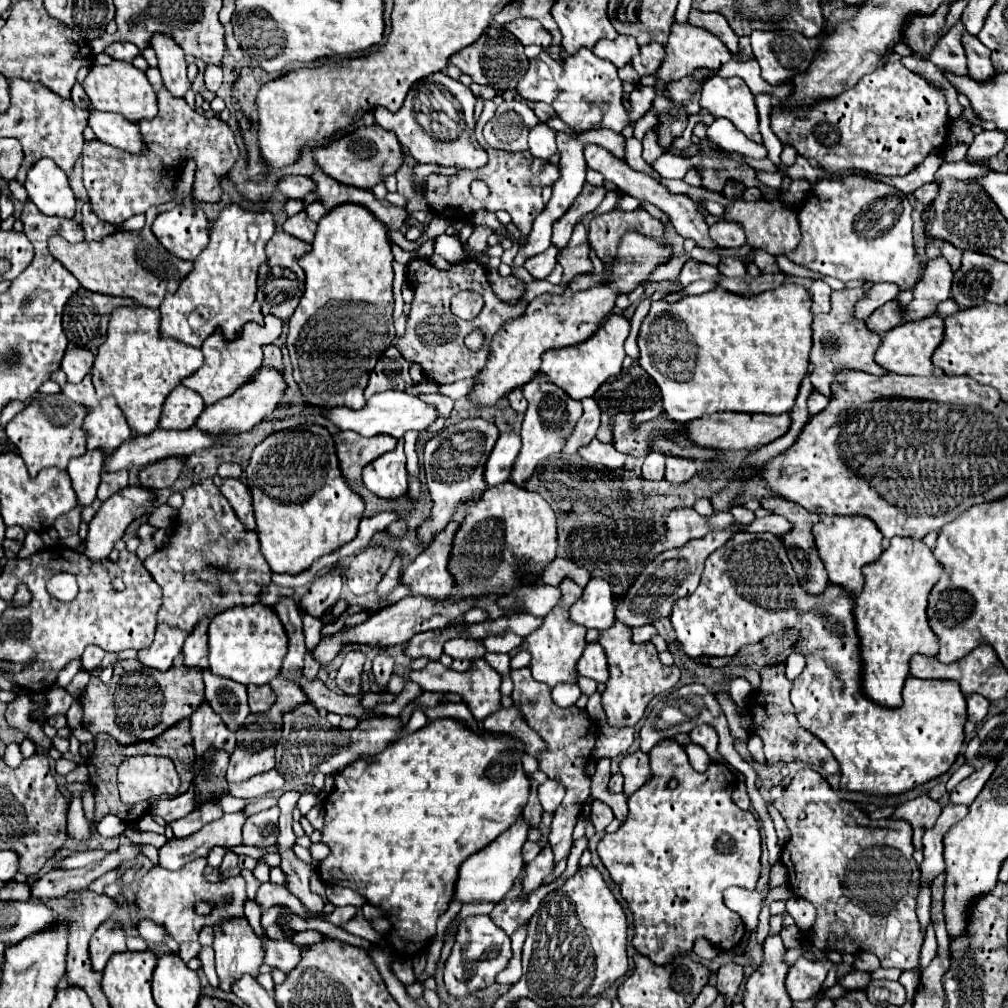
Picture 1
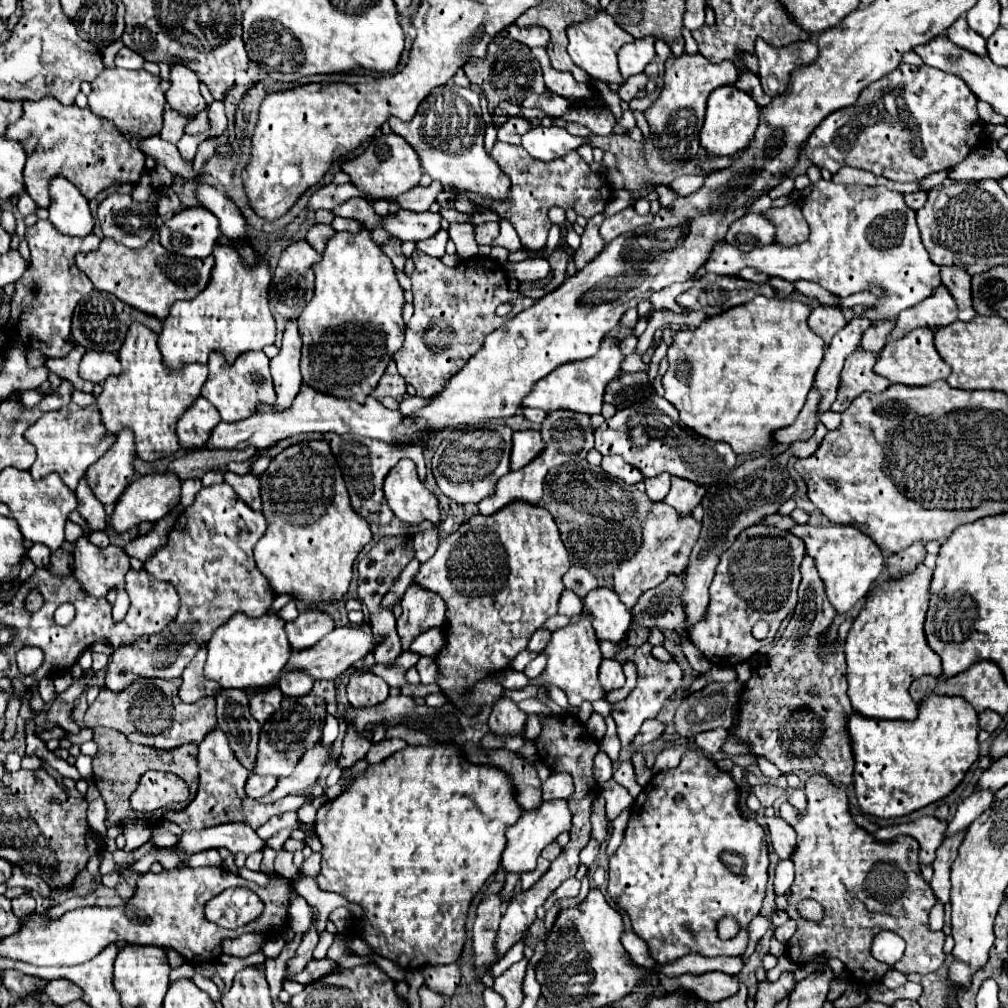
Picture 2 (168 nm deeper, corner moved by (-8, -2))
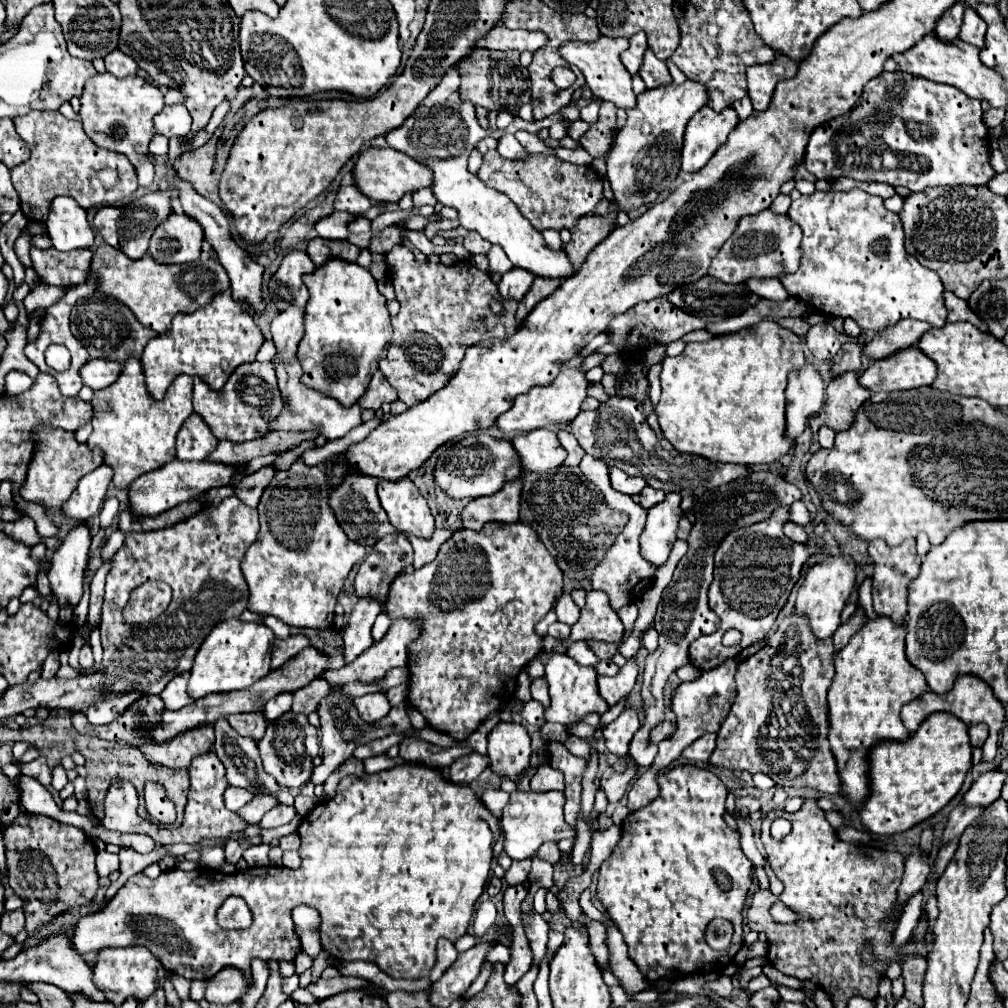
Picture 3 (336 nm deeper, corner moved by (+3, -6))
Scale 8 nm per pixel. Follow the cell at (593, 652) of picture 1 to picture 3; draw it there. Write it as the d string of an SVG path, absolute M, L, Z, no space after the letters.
M628 660L628 664L624 664L616 676L598 676L598 688L600 688L602 698L610 706L628 698L634 688L636 676L638 676L636 660Z

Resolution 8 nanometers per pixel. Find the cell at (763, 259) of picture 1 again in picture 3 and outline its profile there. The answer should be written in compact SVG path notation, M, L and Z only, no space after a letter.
M846 372L840 378L834 378L826 390L826 402L822 414L810 420L812 432L828 426L834 432L848 430L854 424L856 410L870 398L870 390L858 384L856 372Z

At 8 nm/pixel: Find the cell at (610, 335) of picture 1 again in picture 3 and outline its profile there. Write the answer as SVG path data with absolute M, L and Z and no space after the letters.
M574 356L568 364L564 364L564 368L560 368L560 376L550 386L536 386L532 388L532 392L518 396L514 400L514 406L508 412L504 412L500 420L496 420L496 426L500 428L500 432L504 434L530 432L530 430L538 430L538 428L546 428L554 424L572 422L580 412L580 404L584 402L586 388L588 388L586 374L578 370L580 364L582 364L582 358Z

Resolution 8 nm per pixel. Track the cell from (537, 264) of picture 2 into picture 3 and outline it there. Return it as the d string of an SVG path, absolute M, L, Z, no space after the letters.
M512 268L498 282L500 298L502 300L516 300L516 302L520 302L524 298L524 294L528 292L528 288L532 286L532 282L534 282L534 278L532 278L530 272L522 270L522 268Z

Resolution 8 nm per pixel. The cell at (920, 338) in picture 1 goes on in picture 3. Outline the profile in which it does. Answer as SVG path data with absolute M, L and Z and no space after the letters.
M910 346L888 360L876 360L858 378L860 386L872 392L898 392L930 386L936 378L936 364Z

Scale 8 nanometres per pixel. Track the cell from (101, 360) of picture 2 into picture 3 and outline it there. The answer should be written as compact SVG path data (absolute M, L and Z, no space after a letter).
M90 360L80 376L84 380L86 386L90 386L92 390L102 390L110 384L116 382L116 378L122 372L122 364L120 362L112 362L112 360Z

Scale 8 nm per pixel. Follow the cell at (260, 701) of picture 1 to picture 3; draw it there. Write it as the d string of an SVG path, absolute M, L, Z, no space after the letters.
M248 712L248 714L232 714L226 718L232 728L240 736L250 736L254 740L260 740L264 736L264 728L268 726L262 712Z

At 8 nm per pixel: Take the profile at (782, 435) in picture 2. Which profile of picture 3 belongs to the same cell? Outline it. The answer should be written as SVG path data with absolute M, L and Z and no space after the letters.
M806 362L802 370L792 370L788 378L788 436L798 438L806 420L822 408L824 382L812 362Z

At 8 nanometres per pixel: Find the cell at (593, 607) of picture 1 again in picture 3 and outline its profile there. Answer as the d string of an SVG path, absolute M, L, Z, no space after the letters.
M588 592L586 606L582 608L580 620L572 626L572 636L546 652L545 661L554 653L566 653L574 640L602 640L620 642L624 636L624 624L618 614L610 608L604 592Z

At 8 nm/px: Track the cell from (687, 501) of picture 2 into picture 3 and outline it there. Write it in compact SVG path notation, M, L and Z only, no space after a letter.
M666 494L666 500L648 510L646 528L640 534L640 554L652 566L666 564L672 544L676 540L676 528L682 518L678 494Z

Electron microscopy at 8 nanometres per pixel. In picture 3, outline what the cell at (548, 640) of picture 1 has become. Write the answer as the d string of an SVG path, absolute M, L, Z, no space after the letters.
M554 654L546 662L546 678L550 684L550 698L552 704L544 710L544 720L546 722L558 722L564 726L580 722L588 714L604 714L610 710L610 706L602 700L596 684L596 672L594 668L584 668L576 664L570 656L566 654Z

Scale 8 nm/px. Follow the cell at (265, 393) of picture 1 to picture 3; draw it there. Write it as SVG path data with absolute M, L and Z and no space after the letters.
M286 308L272 320L272 338L282 360L296 356L296 346L304 336L304 308Z

